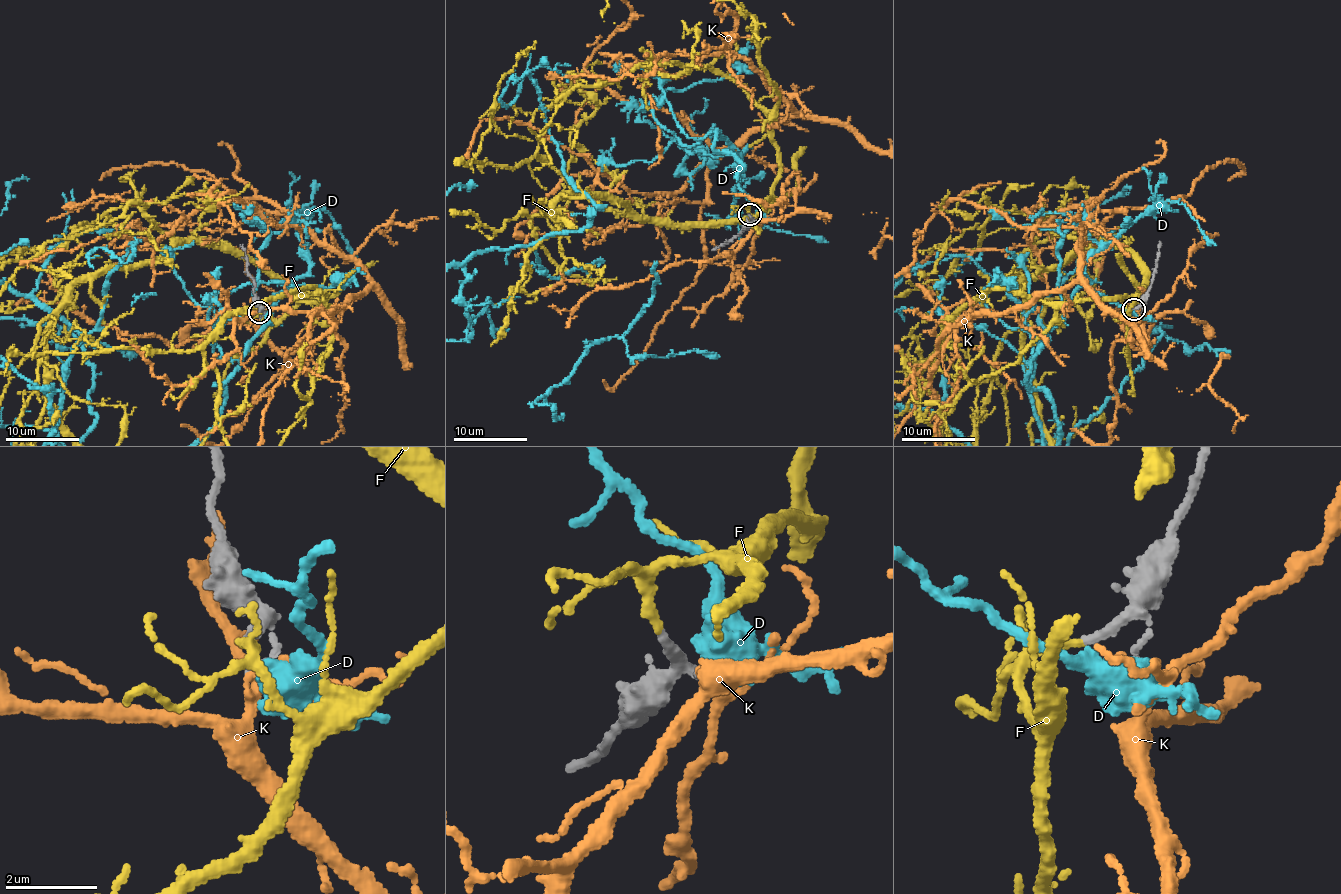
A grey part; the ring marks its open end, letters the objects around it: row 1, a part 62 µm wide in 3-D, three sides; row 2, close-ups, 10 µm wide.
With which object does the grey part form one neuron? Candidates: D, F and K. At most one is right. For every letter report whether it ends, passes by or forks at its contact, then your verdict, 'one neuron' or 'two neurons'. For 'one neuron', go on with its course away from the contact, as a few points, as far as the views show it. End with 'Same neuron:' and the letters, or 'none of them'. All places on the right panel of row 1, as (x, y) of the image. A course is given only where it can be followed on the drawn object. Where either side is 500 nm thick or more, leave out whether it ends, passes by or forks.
D: two neurons
F: it ends there; one neuron
K: it passes by; two neurons
Same neuron: F

